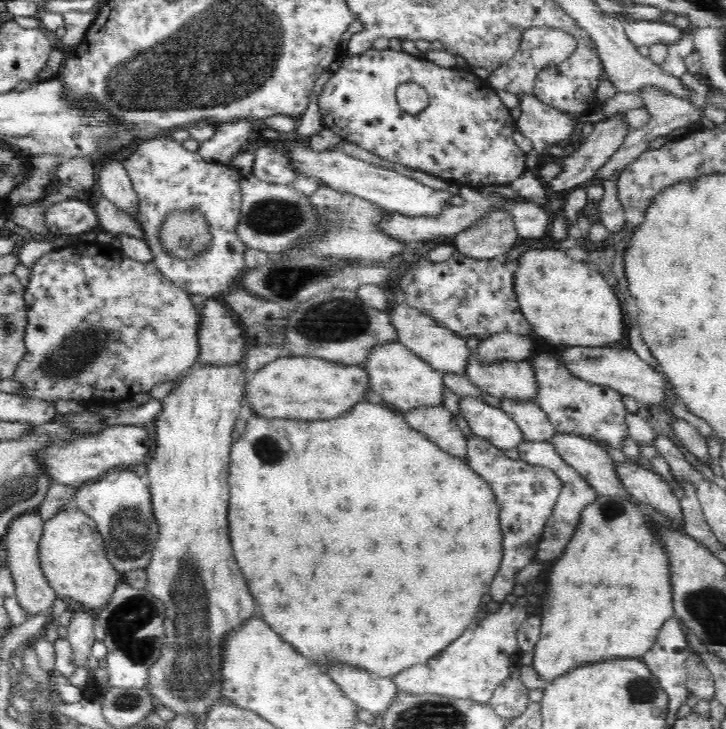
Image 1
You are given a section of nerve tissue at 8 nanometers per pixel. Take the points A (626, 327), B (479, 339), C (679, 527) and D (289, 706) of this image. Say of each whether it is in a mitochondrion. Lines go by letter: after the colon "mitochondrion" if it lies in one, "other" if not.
A: other
B: other
C: other
D: other

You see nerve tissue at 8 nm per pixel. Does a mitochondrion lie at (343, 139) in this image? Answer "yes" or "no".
no

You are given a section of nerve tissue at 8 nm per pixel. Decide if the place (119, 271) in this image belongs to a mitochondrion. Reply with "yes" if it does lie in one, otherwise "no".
no

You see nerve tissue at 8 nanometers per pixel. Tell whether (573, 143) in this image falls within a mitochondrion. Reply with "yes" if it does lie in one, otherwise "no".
no

